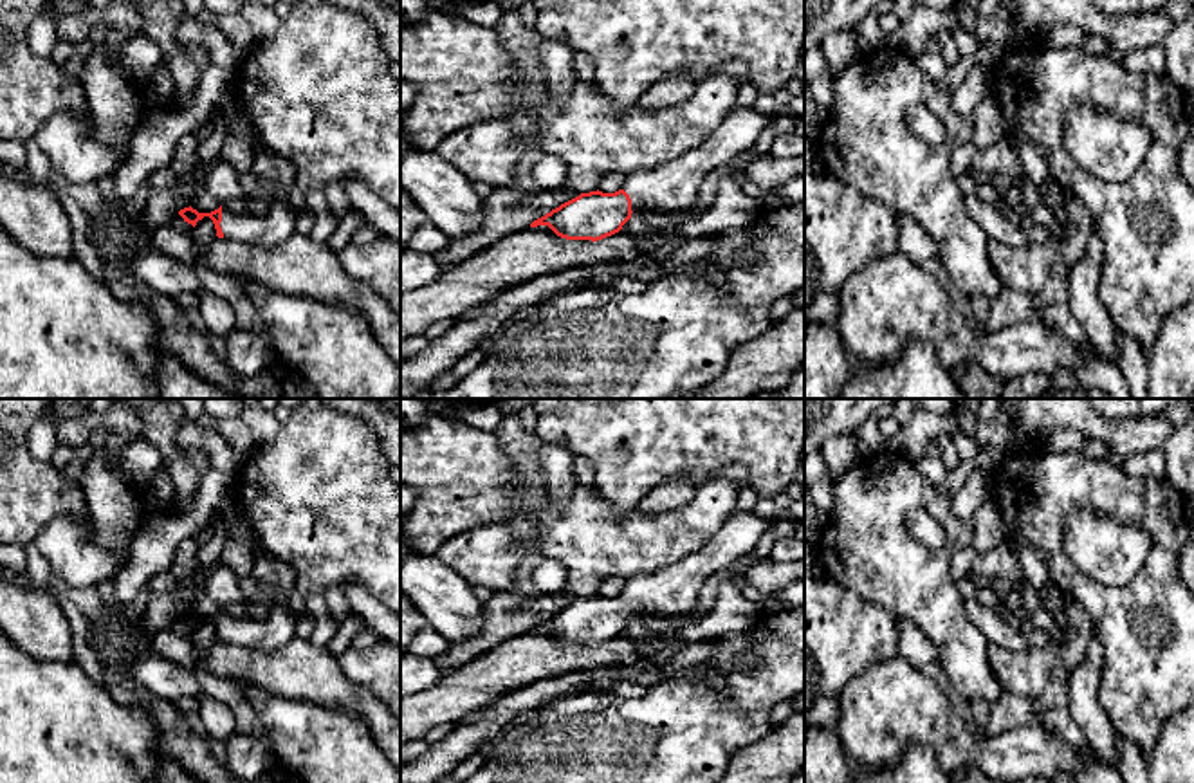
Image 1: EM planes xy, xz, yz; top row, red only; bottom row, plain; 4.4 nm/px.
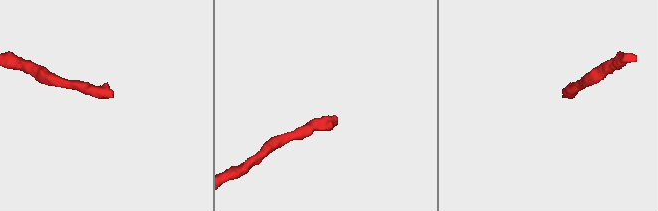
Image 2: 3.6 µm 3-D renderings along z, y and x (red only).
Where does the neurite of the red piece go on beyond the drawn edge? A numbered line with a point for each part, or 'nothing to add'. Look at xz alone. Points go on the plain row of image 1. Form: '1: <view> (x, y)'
1: xz (673, 590)

